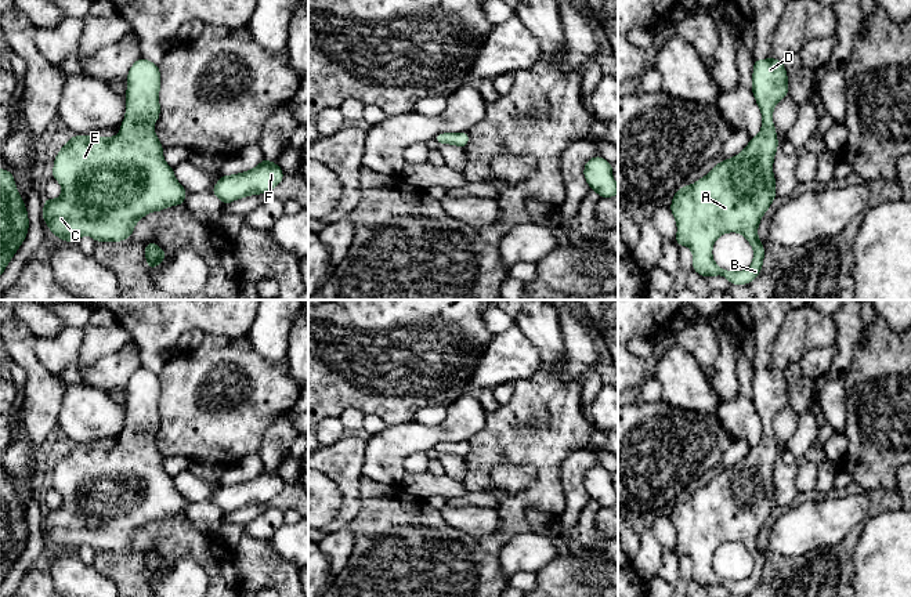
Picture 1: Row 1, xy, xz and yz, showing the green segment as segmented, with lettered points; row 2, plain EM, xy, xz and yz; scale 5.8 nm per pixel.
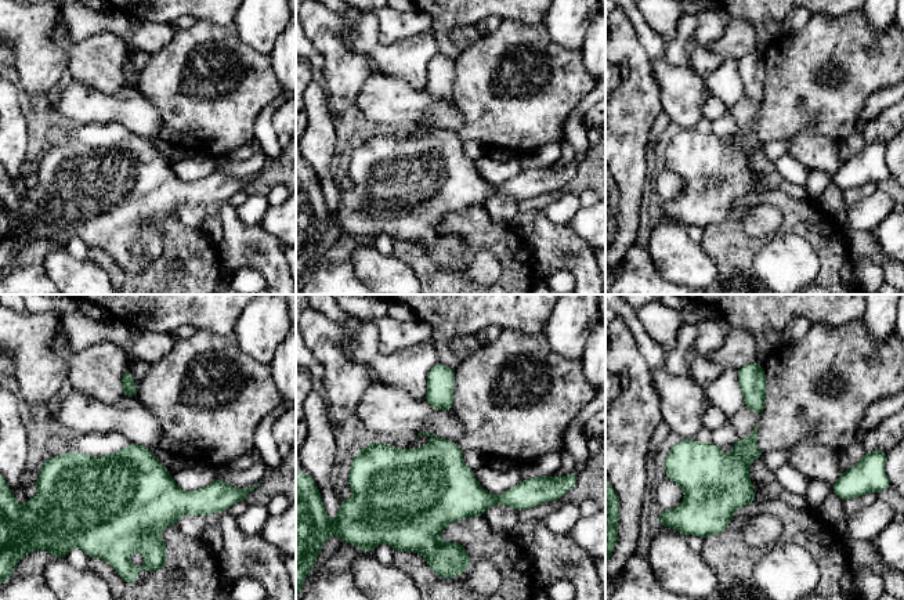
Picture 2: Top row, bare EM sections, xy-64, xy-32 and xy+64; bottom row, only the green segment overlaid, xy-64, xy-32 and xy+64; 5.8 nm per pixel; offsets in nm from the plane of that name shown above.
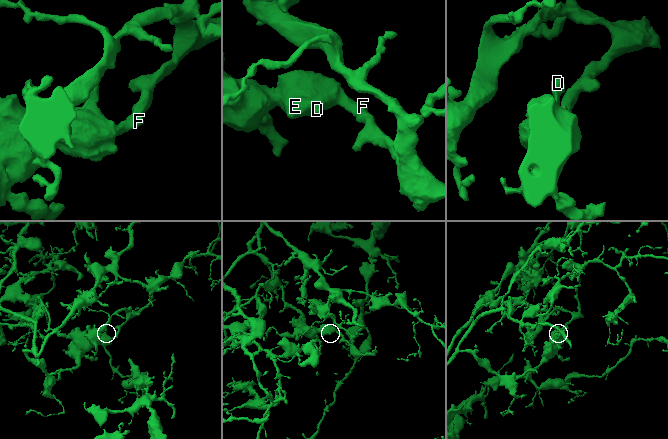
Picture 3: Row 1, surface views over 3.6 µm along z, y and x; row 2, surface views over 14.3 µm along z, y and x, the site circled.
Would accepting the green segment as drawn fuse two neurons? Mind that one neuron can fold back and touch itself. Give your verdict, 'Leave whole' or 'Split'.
Leave whole

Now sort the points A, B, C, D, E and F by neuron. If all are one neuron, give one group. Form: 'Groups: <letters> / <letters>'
Groups: A B C D E F

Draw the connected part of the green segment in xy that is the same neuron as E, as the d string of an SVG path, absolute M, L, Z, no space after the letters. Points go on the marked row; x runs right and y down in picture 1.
M140 58L127 73L126 113L116 137L75 135L54 159L51 178L62 185L58 199L44 199L43 221L65 242L83 235L95 242L122 242L133 235L134 225L152 211L184 205L187 189L176 180L173 167L163 159L163 145L152 124L159 120L159 65Z

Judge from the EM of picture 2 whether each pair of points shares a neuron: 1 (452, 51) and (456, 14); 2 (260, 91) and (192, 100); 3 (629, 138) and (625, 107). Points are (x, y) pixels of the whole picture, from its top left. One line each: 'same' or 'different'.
1: same
2: same
3: same

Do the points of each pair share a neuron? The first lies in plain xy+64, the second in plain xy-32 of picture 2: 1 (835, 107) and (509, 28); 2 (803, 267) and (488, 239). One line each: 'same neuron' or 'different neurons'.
1: same neuron
2: different neurons

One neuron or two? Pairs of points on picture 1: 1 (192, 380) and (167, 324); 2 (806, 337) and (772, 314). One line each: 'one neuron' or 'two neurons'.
1: two neurons
2: two neurons

